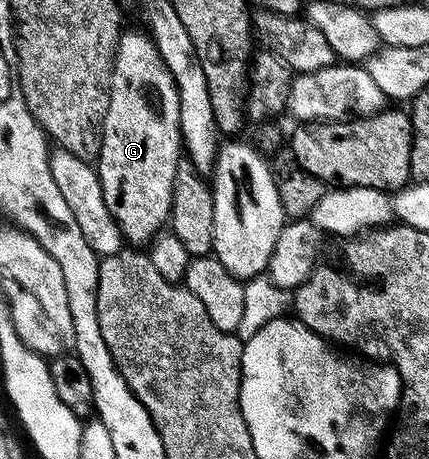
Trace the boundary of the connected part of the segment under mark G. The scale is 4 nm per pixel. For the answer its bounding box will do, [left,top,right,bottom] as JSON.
[95,33,182,248]

